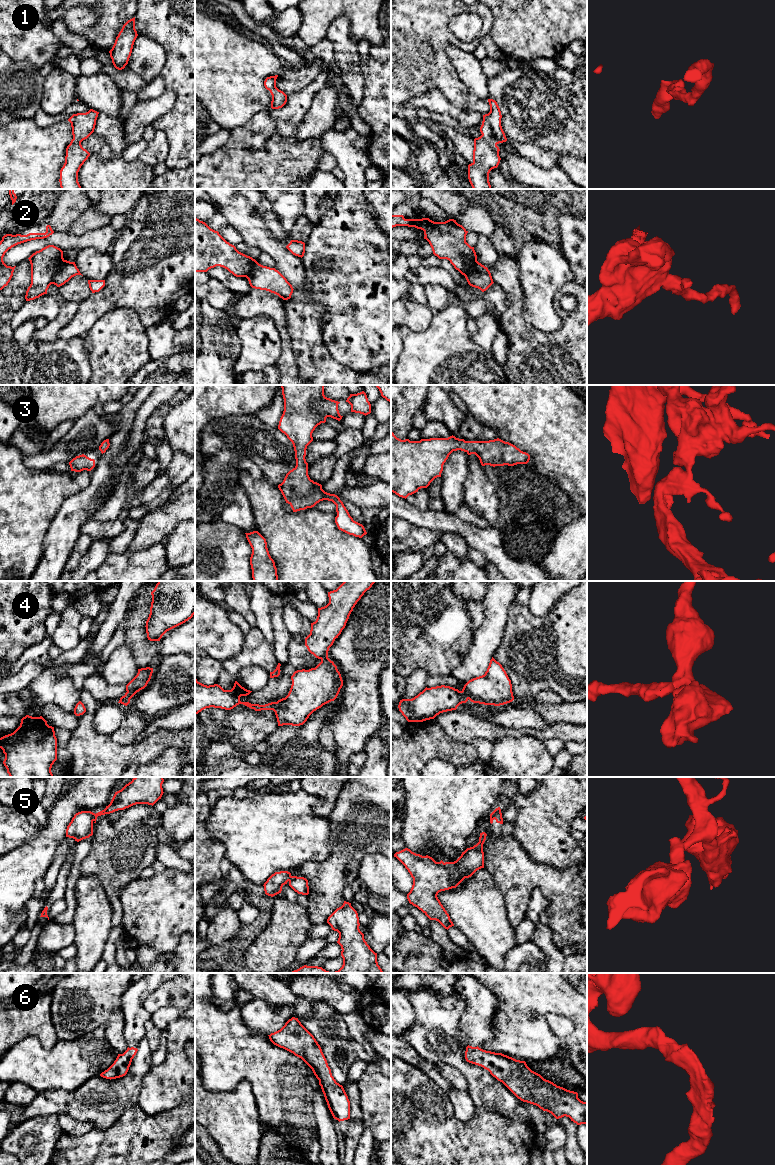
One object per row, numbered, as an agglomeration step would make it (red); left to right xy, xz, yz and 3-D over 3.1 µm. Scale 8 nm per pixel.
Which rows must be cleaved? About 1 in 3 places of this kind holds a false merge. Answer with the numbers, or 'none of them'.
2, 4, 5

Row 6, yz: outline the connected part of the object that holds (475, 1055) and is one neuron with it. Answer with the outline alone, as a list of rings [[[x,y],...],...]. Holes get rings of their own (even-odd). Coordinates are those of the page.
[[[469,1045],[466,1047],[465,1059],[469,1063],[488,1070],[521,1101],[538,1106],[543,1111],[551,1113],[556,1119],[566,1116],[577,1125],[587,1124],[587,1102],[581,1101],[577,1092],[567,1090],[544,1079],[540,1074],[532,1071],[525,1061]]]

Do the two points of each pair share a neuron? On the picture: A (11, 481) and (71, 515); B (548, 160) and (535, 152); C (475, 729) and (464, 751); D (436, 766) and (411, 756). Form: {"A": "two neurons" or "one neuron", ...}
{"A": "two neurons", "B": "one neuron", "C": "two neurons", "D": "two neurons"}

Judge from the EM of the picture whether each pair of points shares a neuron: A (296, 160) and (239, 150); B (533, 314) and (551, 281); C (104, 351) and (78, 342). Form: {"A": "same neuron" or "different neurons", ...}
{"A": "same neuron", "B": "same neuron", "C": "different neurons"}

